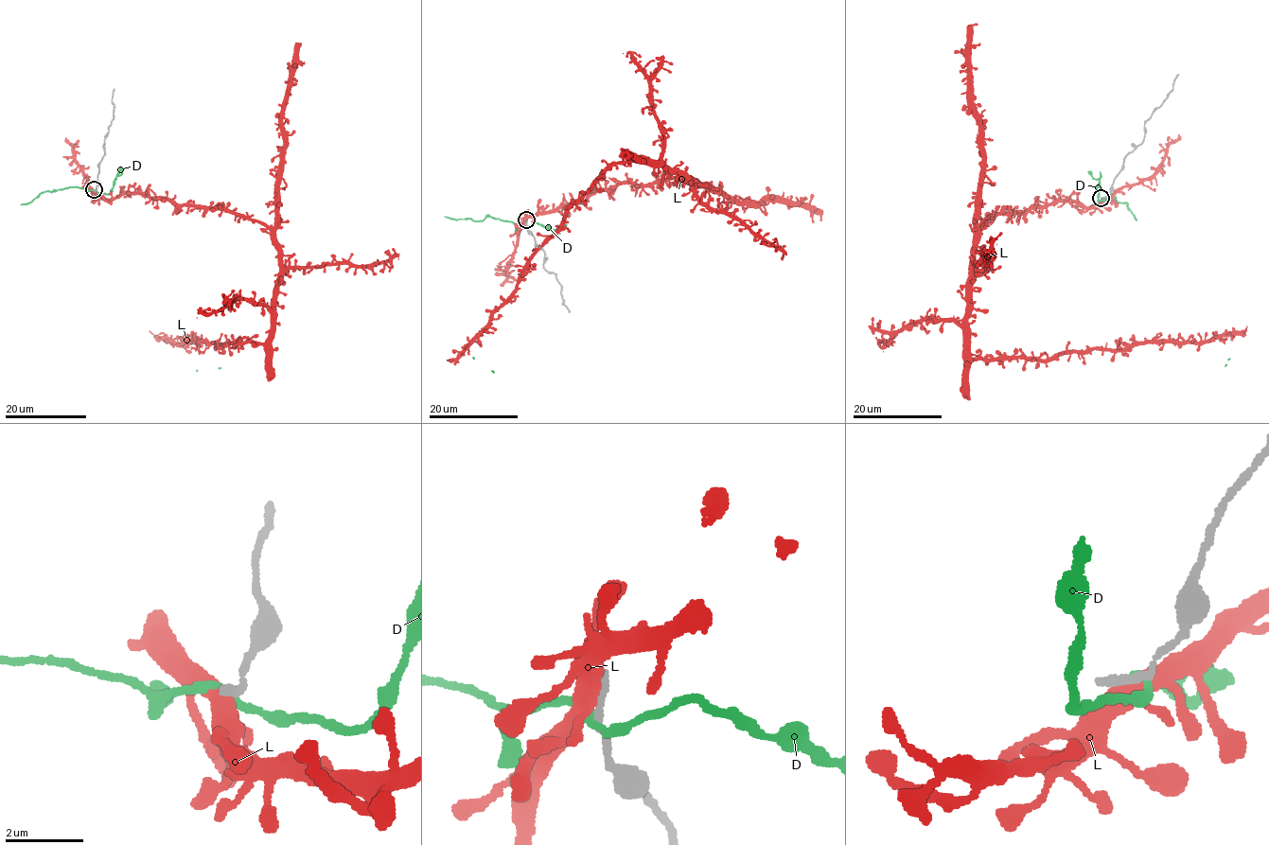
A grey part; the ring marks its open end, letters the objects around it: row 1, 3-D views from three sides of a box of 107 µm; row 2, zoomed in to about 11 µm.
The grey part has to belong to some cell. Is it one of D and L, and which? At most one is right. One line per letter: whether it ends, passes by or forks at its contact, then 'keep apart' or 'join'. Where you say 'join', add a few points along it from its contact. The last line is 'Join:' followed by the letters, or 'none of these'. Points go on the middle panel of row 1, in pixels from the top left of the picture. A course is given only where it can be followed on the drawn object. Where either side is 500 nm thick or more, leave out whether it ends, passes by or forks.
D: it passes by | keep apart
L: it forks | keep apart
Join: none of these

